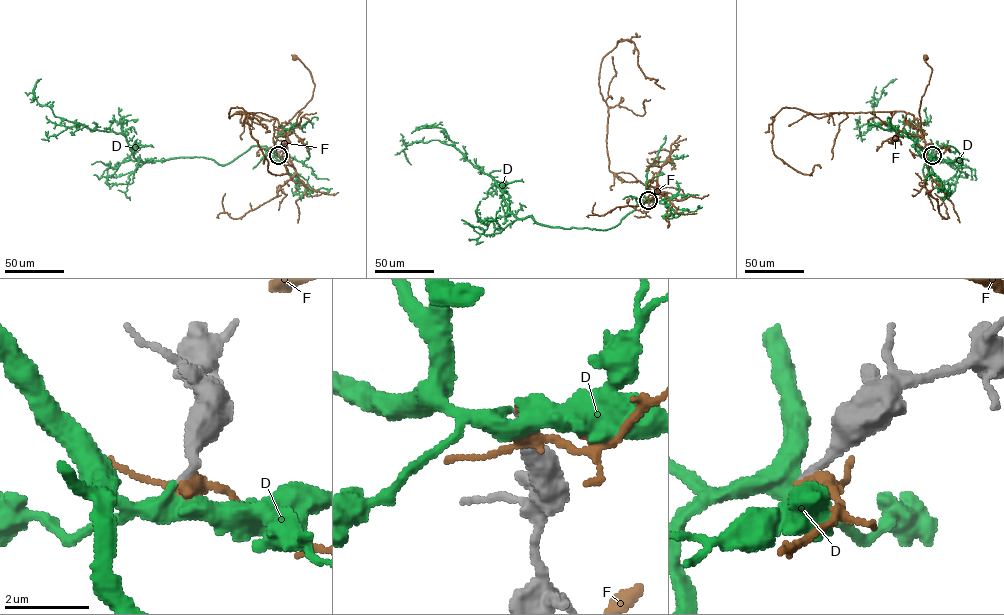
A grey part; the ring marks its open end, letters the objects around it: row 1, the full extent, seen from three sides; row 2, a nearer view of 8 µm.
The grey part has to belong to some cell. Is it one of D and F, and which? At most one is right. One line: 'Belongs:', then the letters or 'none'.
Belongs: D

